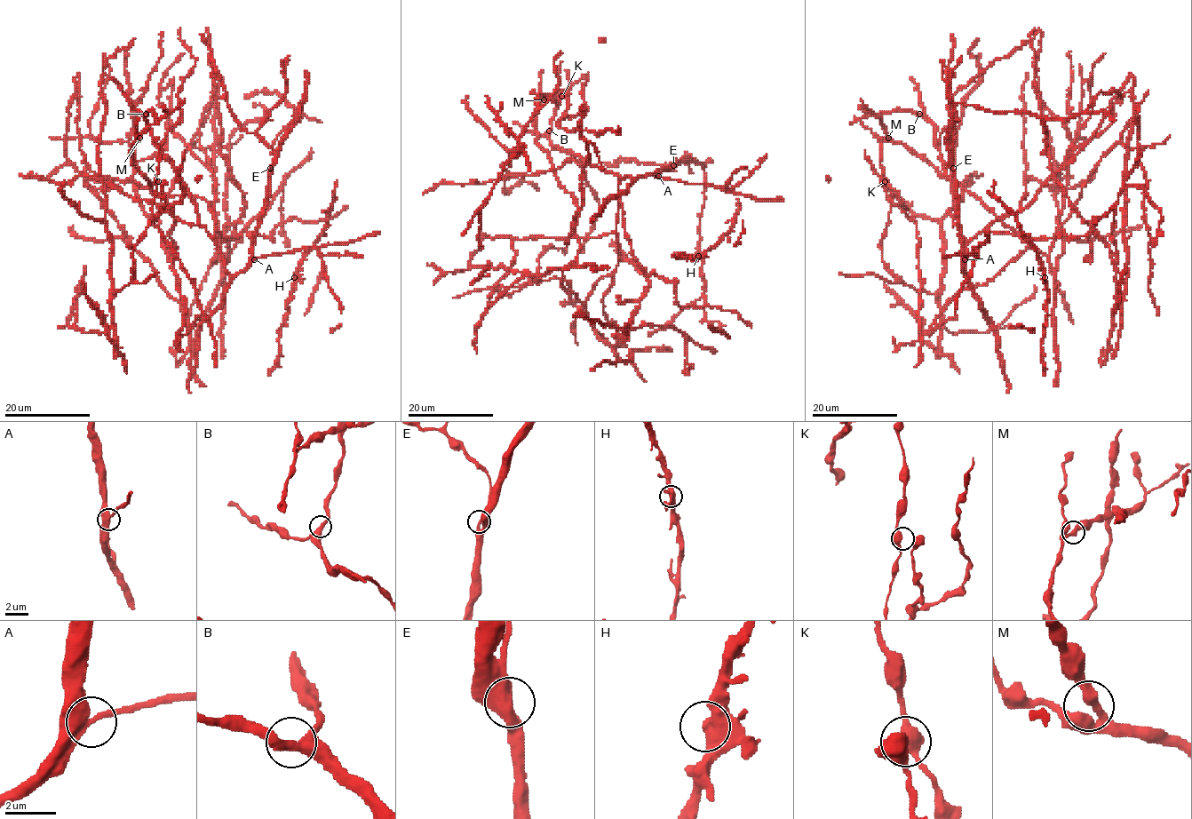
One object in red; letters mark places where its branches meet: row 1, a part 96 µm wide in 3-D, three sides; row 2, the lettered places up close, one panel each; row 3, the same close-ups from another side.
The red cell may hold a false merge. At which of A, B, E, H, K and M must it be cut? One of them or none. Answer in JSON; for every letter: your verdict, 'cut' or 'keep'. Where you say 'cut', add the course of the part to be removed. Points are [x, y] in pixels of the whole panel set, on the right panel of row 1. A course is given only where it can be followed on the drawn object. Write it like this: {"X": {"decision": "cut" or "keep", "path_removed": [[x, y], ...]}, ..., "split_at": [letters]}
{"A": {"decision": "keep"}, "B": {"decision": "keep"}, "E": {"decision": "keep"}, "H": {"decision": "keep"}, "K": {"decision": "keep"}, "M": {"decision": "keep"}, "split_at": []}

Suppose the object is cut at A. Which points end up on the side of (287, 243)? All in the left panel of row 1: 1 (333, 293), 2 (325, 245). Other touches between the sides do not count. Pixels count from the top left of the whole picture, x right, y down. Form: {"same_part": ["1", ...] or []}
{"same_part": []}

